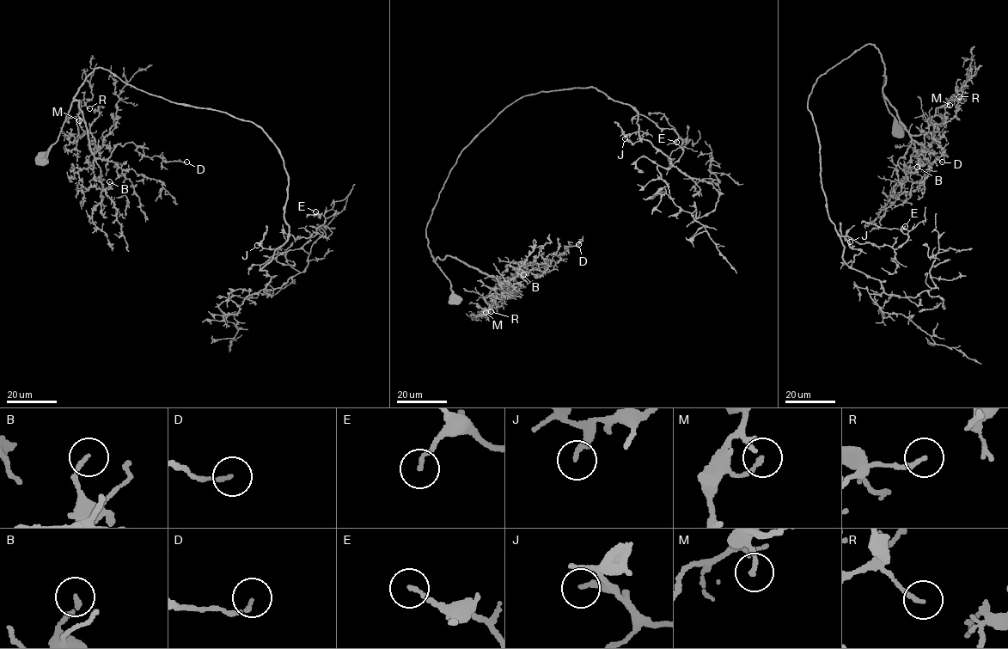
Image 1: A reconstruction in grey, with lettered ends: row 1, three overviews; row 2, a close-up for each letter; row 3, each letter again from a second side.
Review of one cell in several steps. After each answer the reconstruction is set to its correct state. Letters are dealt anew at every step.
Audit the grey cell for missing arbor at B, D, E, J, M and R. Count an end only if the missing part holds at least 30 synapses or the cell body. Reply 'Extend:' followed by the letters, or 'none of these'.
Extend: none of these

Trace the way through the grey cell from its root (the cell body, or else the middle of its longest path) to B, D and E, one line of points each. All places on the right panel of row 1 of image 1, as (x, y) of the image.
B: (900, 133), (901, 126), (884, 100), (883, 75), (882, 94), (911, 139), (899, 167), (909, 174), (917, 167)
D: (900, 133), (884, 100), (883, 75), (882, 94), (901, 123), (919, 144), (934, 134), (942, 162)
E: (900, 133), (873, 45), (818, 76), (808, 107), (837, 233), (896, 249), (907, 240), (905, 226)

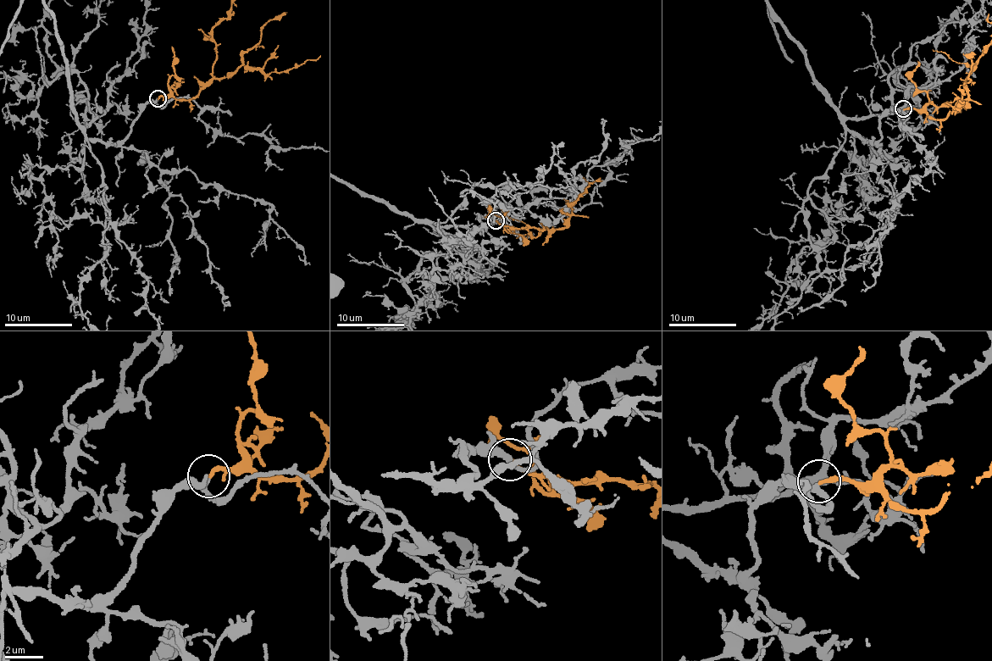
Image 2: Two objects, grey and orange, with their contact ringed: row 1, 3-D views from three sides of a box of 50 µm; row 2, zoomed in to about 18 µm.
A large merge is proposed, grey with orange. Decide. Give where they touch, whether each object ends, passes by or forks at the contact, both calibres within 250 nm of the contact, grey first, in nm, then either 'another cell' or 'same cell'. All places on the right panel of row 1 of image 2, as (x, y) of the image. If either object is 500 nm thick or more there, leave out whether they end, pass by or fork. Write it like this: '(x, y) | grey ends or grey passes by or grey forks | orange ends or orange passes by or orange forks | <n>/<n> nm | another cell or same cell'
(903, 108) | grey passes by | orange ends | 200/190 nm | same cell

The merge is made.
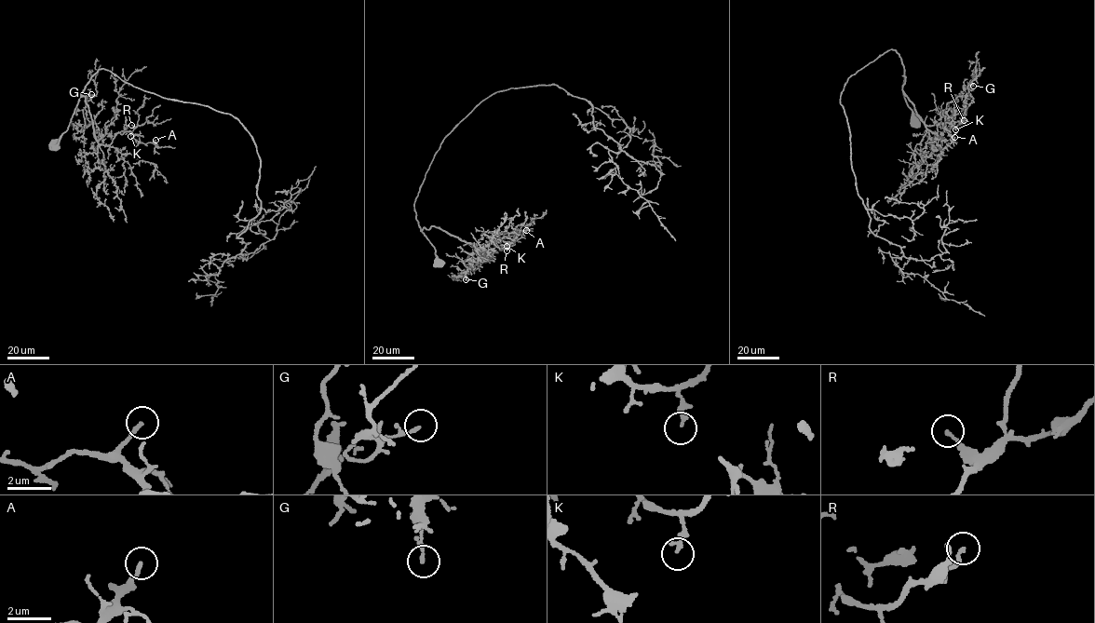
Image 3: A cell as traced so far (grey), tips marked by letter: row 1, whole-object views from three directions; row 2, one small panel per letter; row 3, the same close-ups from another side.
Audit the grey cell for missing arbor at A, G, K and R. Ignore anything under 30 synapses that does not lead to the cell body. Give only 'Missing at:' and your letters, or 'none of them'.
Missing at: A

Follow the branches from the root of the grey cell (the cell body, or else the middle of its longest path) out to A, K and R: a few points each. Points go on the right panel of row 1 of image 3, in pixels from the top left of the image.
A: (916, 124), (903, 96), (903, 75), (902, 91), (926, 128), (936, 133), (943, 123), (954, 137)
K: (916, 124), (903, 96), (903, 75), (902, 91), (926, 128), (936, 133), (938, 125), (946, 122), (955, 129)
R: (916, 124), (903, 96), (903, 75), (902, 91), (926, 128), (936, 133), (939, 123), (955, 126), (964, 120)

